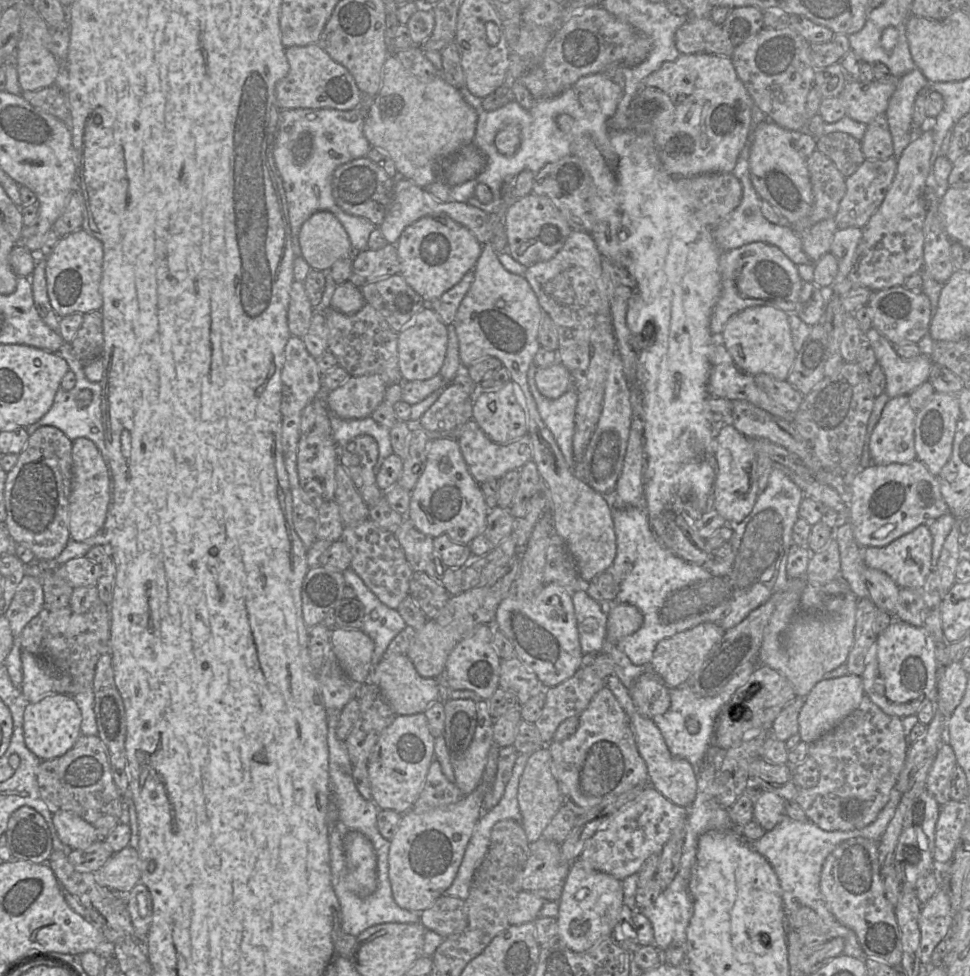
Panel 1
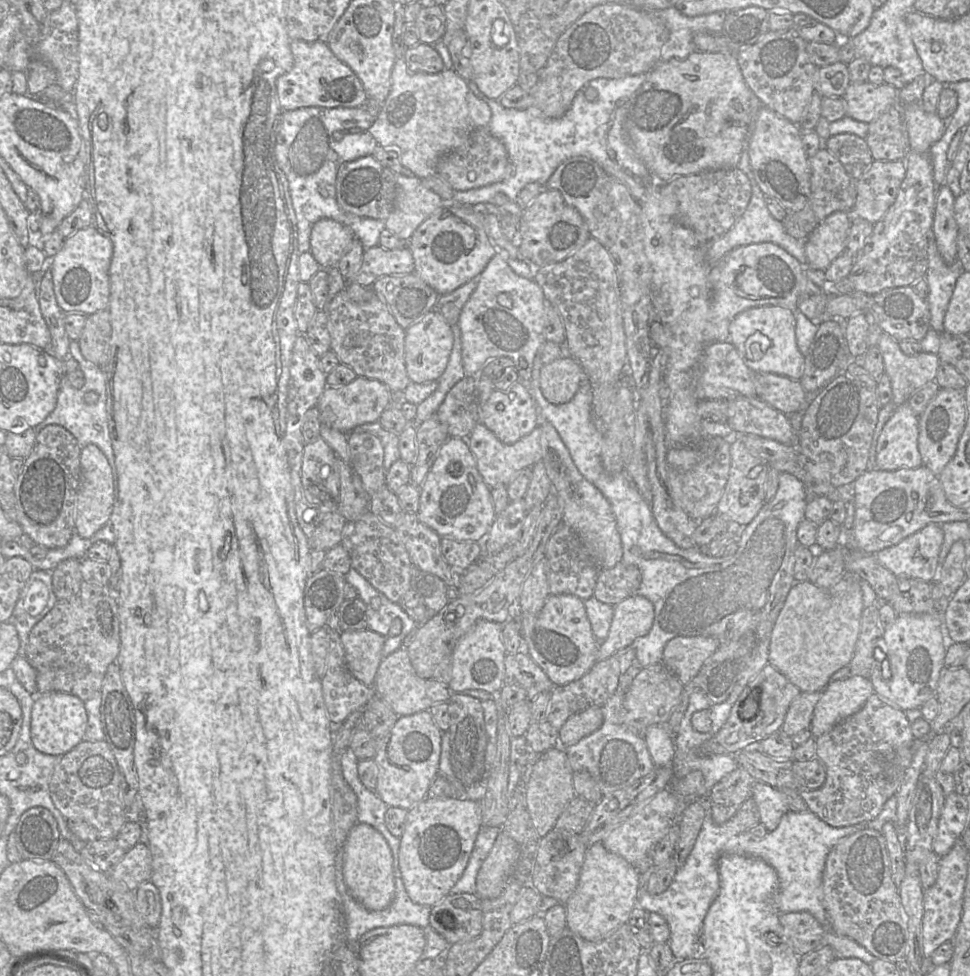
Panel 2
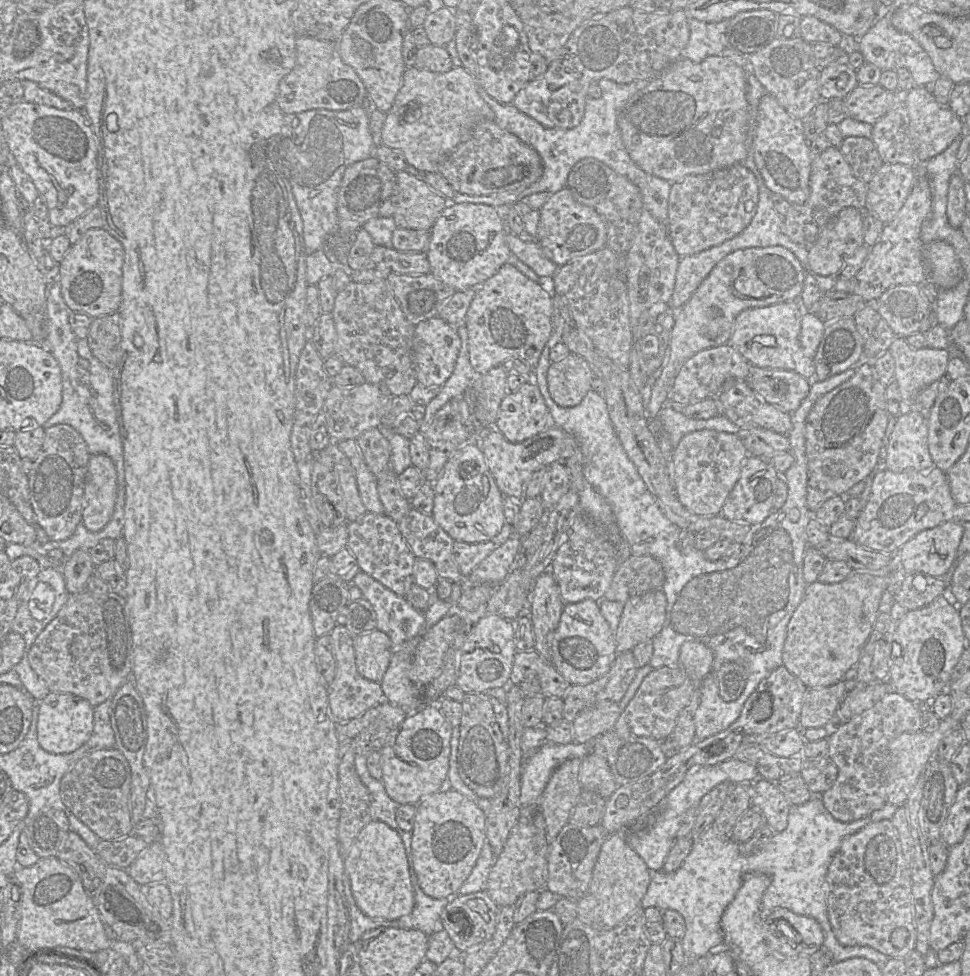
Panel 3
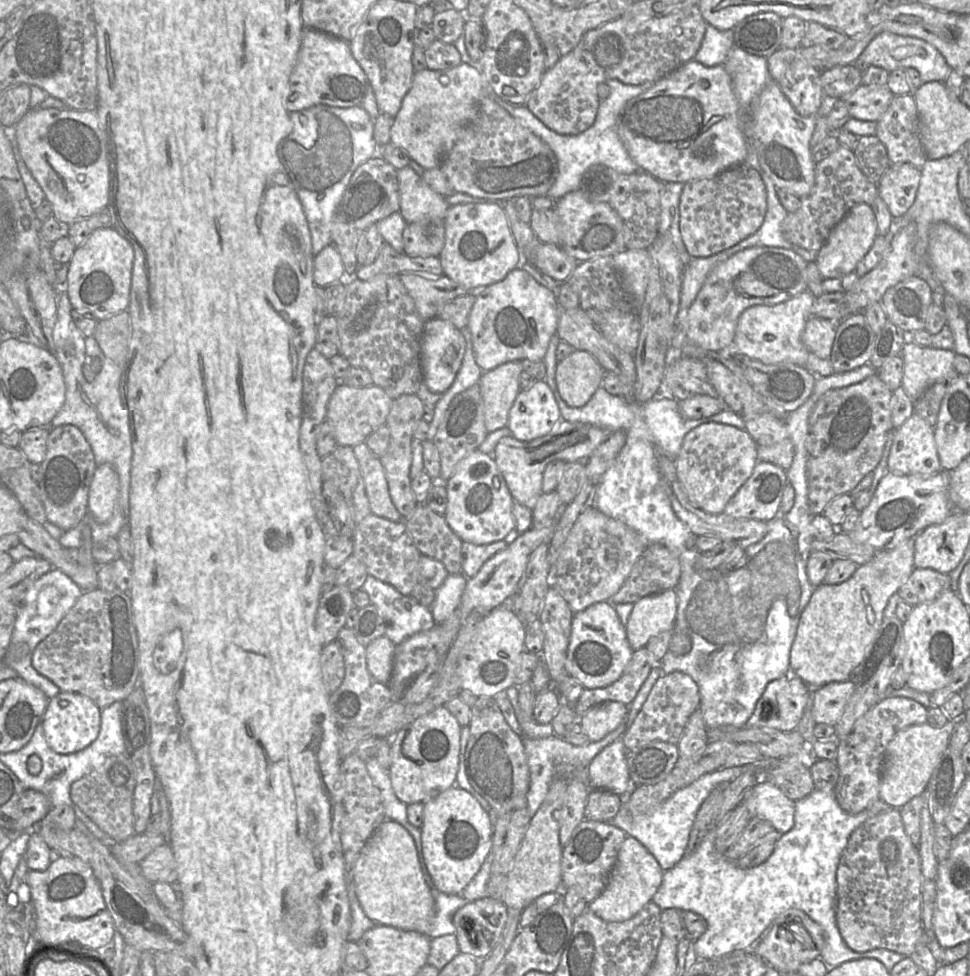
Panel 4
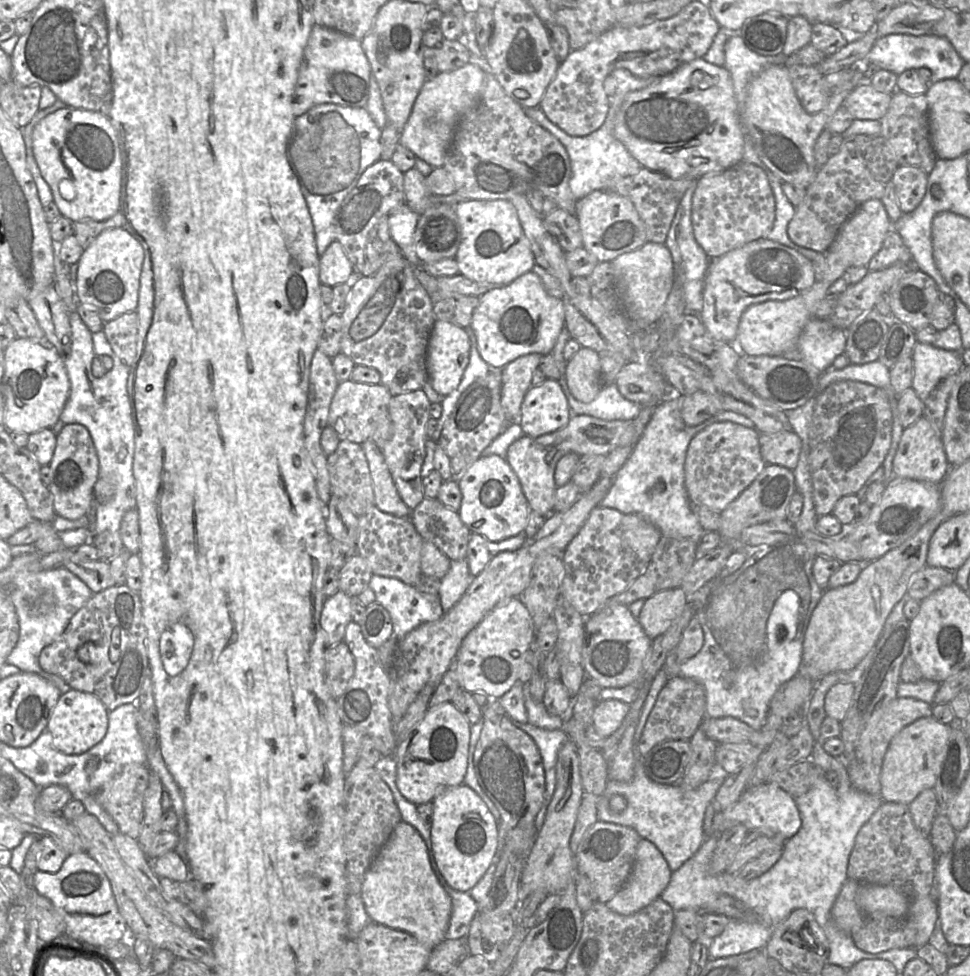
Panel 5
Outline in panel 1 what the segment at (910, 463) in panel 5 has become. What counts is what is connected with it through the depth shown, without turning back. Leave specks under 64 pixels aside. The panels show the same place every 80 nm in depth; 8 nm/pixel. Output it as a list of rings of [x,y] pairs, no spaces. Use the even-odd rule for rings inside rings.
[[[908,395],[888,400],[870,436],[869,448],[874,464],[904,464],[917,459],[916,413],[910,405]]]

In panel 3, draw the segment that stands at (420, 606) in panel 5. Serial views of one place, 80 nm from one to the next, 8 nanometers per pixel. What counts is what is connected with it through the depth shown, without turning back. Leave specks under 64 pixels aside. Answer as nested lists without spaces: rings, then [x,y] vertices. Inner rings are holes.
[[[363,571],[352,580],[367,599],[377,619],[377,629],[386,633],[393,648],[422,635],[426,630],[425,615],[416,610],[405,597],[399,596]]]

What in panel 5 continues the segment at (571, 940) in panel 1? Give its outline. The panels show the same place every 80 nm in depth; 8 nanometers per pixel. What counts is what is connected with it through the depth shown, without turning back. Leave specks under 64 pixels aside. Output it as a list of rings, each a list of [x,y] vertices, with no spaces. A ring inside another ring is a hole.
[[[641,839],[626,883],[606,905],[621,915],[634,914],[661,895],[671,874],[672,870],[660,850],[652,842]]]

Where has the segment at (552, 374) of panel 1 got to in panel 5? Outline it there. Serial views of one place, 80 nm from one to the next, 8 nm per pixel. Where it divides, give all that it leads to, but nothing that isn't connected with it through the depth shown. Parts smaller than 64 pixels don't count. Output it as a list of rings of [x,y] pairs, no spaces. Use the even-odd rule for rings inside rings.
[[[581,348],[566,361],[563,379],[574,399],[583,403],[591,402],[604,386],[598,352]]]

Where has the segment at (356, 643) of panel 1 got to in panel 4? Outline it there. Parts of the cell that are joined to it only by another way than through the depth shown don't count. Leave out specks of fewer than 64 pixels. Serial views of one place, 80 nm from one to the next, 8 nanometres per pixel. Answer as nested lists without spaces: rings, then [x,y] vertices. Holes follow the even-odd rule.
[[[386,635],[374,639],[365,647],[367,669],[378,682],[389,683],[394,666],[395,647]]]

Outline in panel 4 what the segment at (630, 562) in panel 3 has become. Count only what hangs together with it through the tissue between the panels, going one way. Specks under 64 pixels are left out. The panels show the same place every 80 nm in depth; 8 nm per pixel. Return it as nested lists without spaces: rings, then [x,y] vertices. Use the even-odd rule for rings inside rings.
[[[650,544],[633,566],[628,578],[615,593],[610,601],[611,604],[635,603],[638,600],[659,593],[664,590],[675,589],[681,575],[681,566],[678,557],[667,547],[661,544]]]

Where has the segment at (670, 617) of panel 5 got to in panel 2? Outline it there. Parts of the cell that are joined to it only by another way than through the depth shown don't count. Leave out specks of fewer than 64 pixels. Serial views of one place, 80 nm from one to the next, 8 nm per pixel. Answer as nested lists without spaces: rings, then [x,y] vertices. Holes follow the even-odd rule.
[[[633,595],[614,605],[614,615],[608,636],[600,642],[596,661],[603,661],[616,651],[650,631],[654,621],[654,606],[644,596]]]

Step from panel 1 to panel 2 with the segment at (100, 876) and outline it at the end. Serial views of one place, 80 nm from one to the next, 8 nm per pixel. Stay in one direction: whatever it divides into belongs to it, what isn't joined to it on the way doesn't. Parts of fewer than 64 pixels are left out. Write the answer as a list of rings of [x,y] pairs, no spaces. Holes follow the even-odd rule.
[[[140,842],[126,852],[109,874],[134,890],[140,884],[150,882],[152,871],[152,854],[147,844]]]

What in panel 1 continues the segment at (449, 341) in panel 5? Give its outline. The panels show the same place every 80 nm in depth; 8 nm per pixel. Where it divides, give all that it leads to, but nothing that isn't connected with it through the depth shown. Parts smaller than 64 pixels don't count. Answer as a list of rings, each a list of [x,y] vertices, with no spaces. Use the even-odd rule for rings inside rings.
[[[429,306],[420,310],[398,333],[398,364],[405,381],[428,380],[440,373],[448,345],[448,331]]]

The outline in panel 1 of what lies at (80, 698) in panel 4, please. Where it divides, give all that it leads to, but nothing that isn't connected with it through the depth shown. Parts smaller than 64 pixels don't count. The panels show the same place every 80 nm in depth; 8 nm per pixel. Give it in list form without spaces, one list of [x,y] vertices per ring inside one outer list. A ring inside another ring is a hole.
[[[53,694],[38,702],[31,702],[23,714],[23,734],[27,748],[39,759],[51,760],[70,750],[81,736],[81,711],[68,694]]]

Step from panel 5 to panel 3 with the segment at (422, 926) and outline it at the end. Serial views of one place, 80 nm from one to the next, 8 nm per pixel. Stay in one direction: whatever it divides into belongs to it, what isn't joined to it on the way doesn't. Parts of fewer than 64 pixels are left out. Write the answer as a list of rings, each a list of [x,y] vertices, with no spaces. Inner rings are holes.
[[[380,821],[369,822],[358,834],[344,858],[346,874],[357,905],[370,917],[396,920],[415,906],[409,857],[399,833]]]

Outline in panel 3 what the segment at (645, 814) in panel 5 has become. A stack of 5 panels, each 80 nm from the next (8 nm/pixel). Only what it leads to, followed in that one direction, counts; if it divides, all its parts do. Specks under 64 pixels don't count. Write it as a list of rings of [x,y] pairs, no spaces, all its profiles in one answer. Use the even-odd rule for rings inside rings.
[[[735,758],[711,766],[694,766],[687,772],[683,781],[666,796],[663,803],[651,815],[647,816],[643,827],[629,833],[627,842],[644,860],[651,873],[659,872],[662,870],[678,830],[690,809],[722,783],[749,782],[752,784],[758,779],[761,778],[753,766]]]

